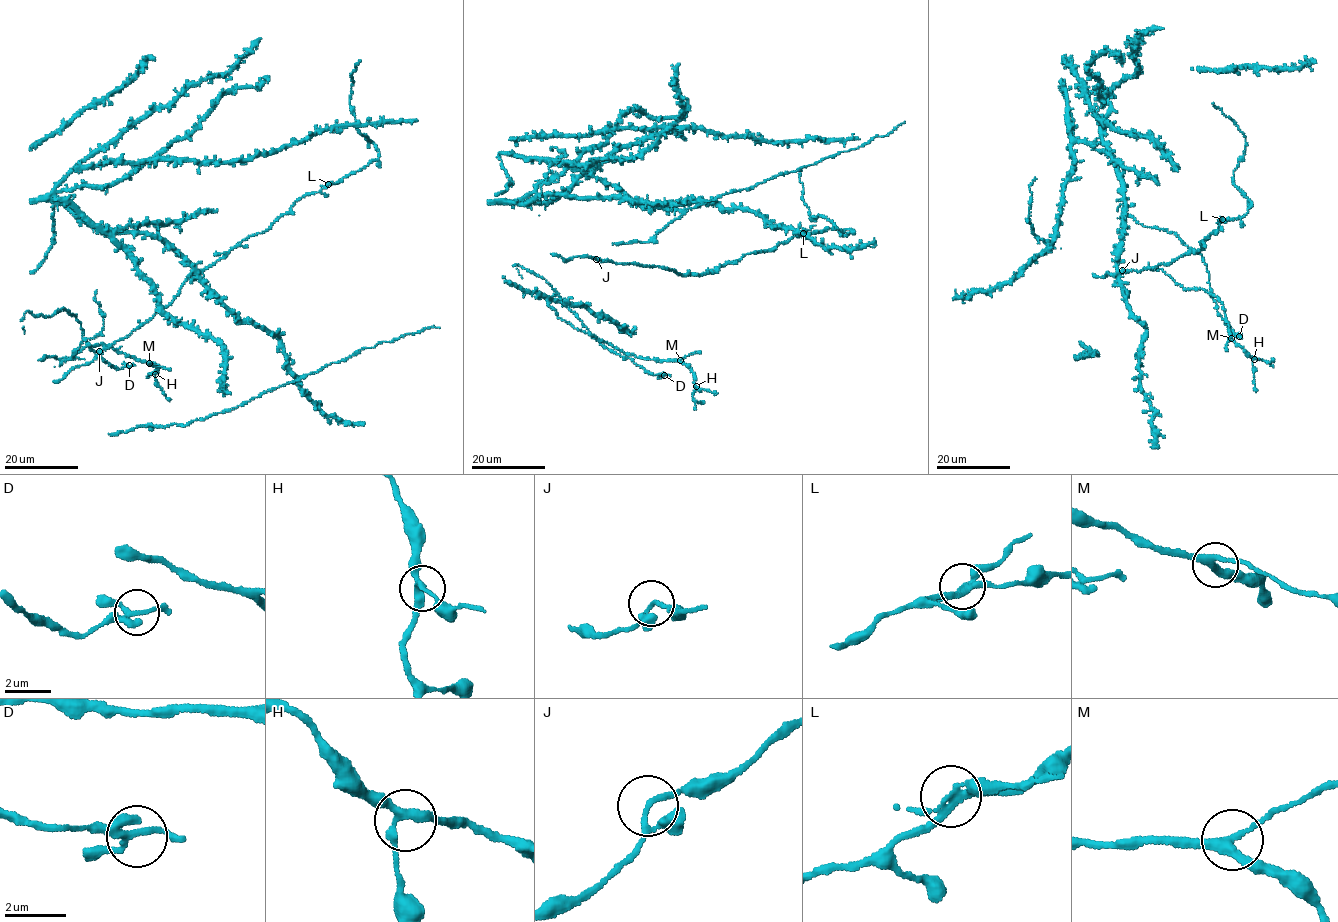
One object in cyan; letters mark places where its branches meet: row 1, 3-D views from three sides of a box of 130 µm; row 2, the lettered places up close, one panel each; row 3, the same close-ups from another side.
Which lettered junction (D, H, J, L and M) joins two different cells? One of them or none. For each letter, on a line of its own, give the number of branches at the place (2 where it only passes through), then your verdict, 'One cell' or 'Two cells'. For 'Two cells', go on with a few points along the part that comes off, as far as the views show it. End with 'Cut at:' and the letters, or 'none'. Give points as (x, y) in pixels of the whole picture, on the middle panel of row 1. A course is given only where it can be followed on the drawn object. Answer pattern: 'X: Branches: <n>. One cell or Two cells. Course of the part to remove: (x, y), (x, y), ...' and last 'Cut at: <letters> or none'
D: Branches: 4. One cell
H: Branches: 3. One cell
J: Branches: 3. One cell
L: Branches: 4. Two cells. Course of the part to remove: (803, 233), (815, 225)
M: Branches: 3. One cell
Cut at: L

